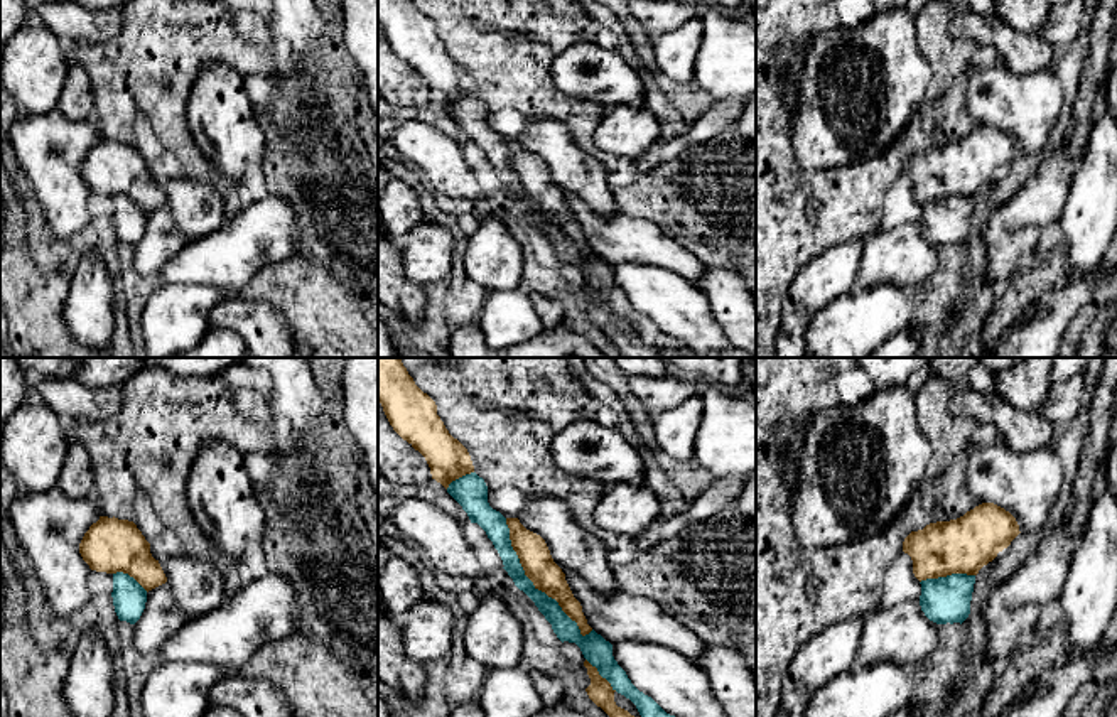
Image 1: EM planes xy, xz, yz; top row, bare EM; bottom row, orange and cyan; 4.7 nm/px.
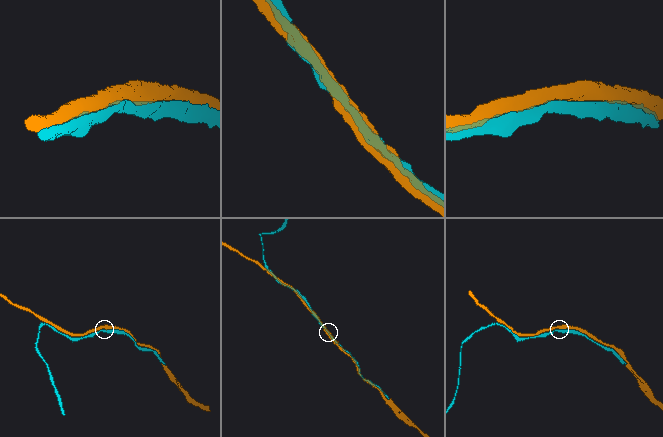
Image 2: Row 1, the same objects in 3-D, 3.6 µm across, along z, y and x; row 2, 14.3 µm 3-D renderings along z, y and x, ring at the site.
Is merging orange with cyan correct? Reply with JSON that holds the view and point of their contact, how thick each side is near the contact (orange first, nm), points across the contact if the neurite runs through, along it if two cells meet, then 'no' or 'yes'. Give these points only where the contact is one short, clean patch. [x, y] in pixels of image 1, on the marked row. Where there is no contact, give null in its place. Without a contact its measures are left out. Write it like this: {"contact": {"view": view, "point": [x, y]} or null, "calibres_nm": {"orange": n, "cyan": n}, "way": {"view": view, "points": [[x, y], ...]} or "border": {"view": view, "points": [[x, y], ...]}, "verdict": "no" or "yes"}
{"contact": {"view": "xz", "point": [532, 581]}, "calibres_nm": {"orange": 150, "cyan": 100}, "verdict": "yes"}

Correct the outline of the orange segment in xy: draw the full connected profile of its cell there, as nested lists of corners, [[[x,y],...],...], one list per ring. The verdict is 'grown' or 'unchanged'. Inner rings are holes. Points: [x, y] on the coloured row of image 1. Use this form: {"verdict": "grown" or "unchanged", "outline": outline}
{"verdict": "grown", "outline": [[[100,516],[84,533],[79,553],[91,570],[113,575],[115,612],[130,624],[140,619],[147,592],[167,582],[150,543],[128,520]]]}

